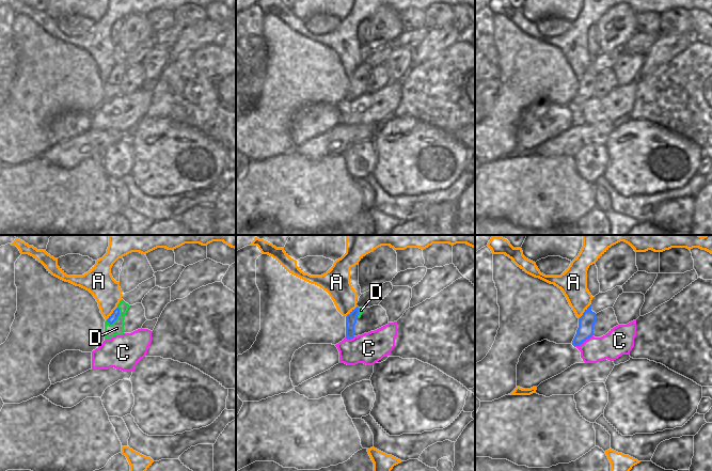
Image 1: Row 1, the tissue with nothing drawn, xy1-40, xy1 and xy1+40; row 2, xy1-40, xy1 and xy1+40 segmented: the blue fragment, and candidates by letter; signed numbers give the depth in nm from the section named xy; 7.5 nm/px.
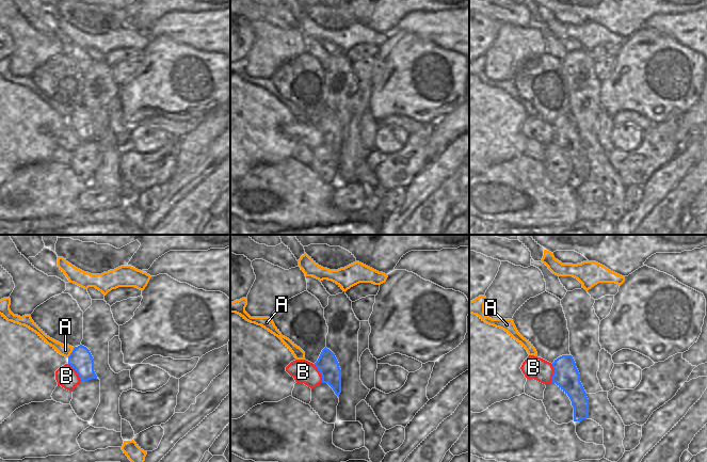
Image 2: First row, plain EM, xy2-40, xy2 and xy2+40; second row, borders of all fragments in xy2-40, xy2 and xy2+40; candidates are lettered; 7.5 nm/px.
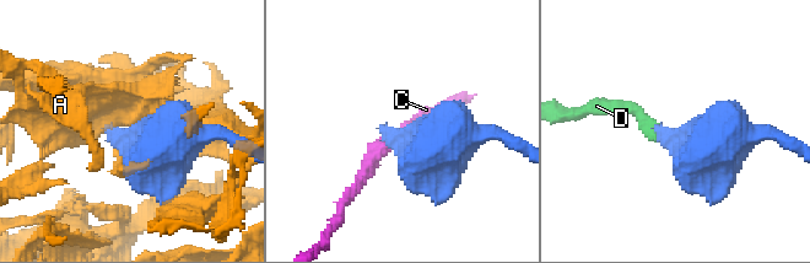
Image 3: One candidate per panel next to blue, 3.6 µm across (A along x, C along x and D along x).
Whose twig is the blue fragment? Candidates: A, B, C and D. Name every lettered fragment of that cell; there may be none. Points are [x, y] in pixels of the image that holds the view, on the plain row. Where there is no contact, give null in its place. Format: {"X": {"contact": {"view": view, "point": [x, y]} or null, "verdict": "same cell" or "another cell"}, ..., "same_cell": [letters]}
{"A": {"contact": {"view": "xy1+40", "point": [584, 73]}, "verdict": "another cell"}, "B": {"contact": {"view": "xy2-40", "point": [76, 131]}, "verdict": "another cell"}, "C": {"contact": {"view": "xy1+40", "point": [583, 101]}, "verdict": "another cell"}, "D": {"contact": {"view": "xy1-40", "point": [117, 77]}, "verdict": "same cell"}, "same_cell": ["D"]}

